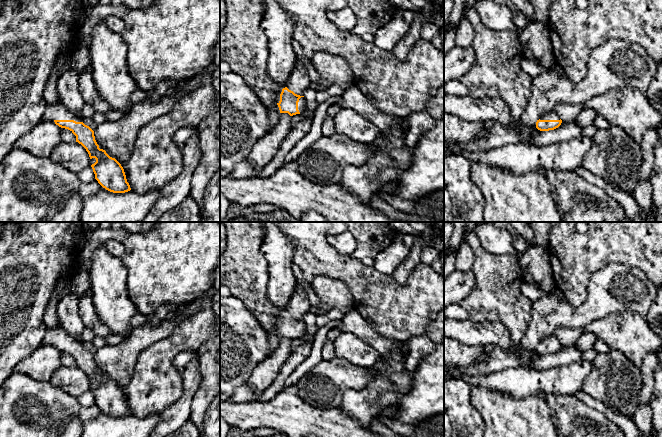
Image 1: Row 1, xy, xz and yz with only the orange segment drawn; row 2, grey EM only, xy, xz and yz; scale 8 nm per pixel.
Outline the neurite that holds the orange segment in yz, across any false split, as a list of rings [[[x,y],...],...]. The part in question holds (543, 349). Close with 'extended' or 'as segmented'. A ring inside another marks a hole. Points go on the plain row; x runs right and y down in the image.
[[[552,334],[542,339],[536,346],[536,352],[540,355],[549,355],[558,352],[562,347],[558,337]]] | extended

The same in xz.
[[[223,222],[223,224],[226,229],[226,236],[224,250],[220,252],[220,284],[225,285],[230,290],[231,296],[237,297],[243,302],[244,306],[254,315],[267,332],[277,333],[281,339],[288,338],[293,340],[303,336],[307,332],[304,320],[295,318],[287,311],[281,312],[276,317],[273,314],[275,307],[267,299],[268,263],[261,250],[265,240],[263,222]]] | extended

